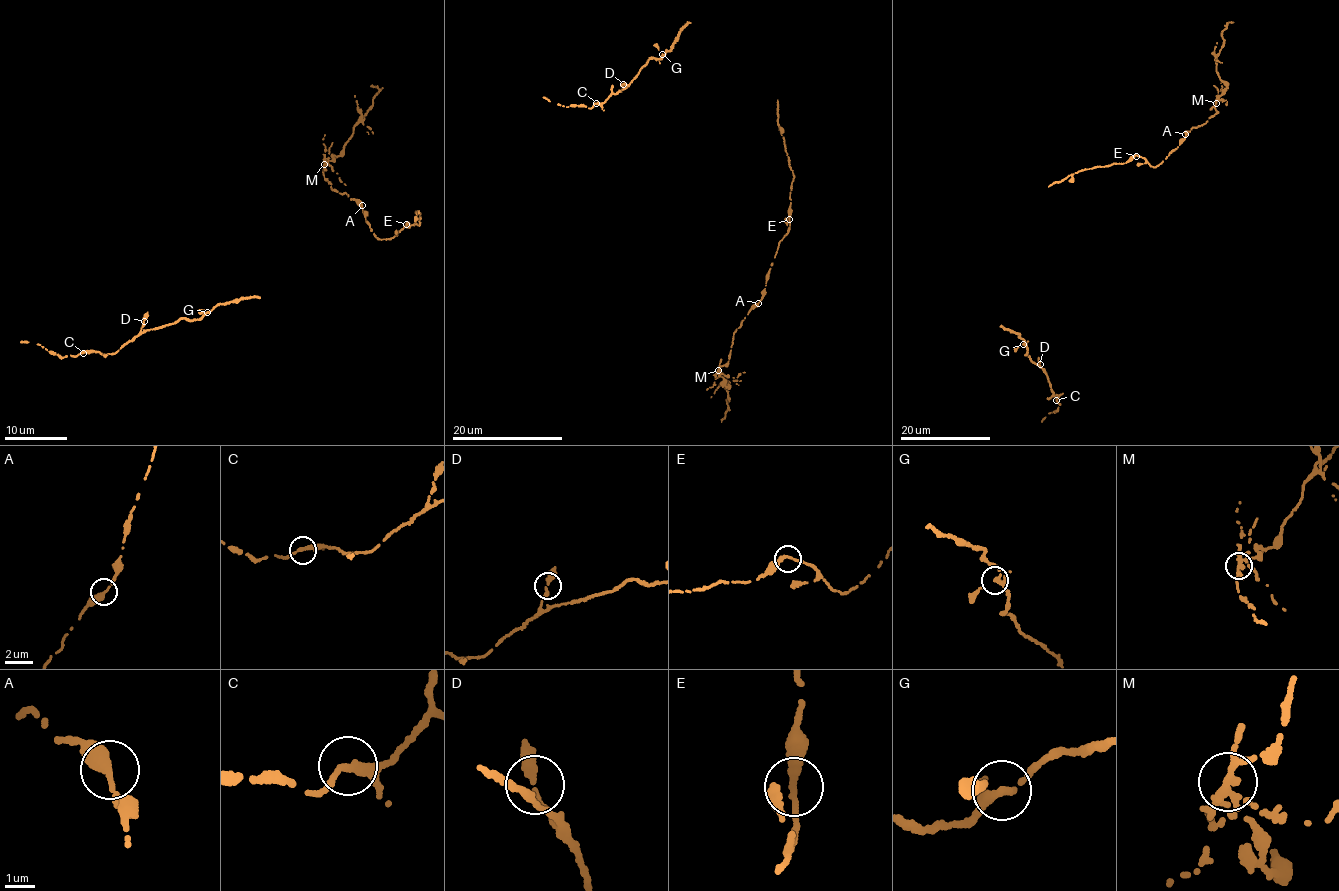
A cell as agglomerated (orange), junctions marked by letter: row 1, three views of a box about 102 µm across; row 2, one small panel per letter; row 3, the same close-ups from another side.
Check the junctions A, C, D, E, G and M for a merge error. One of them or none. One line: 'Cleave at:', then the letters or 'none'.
Cleave at: M

